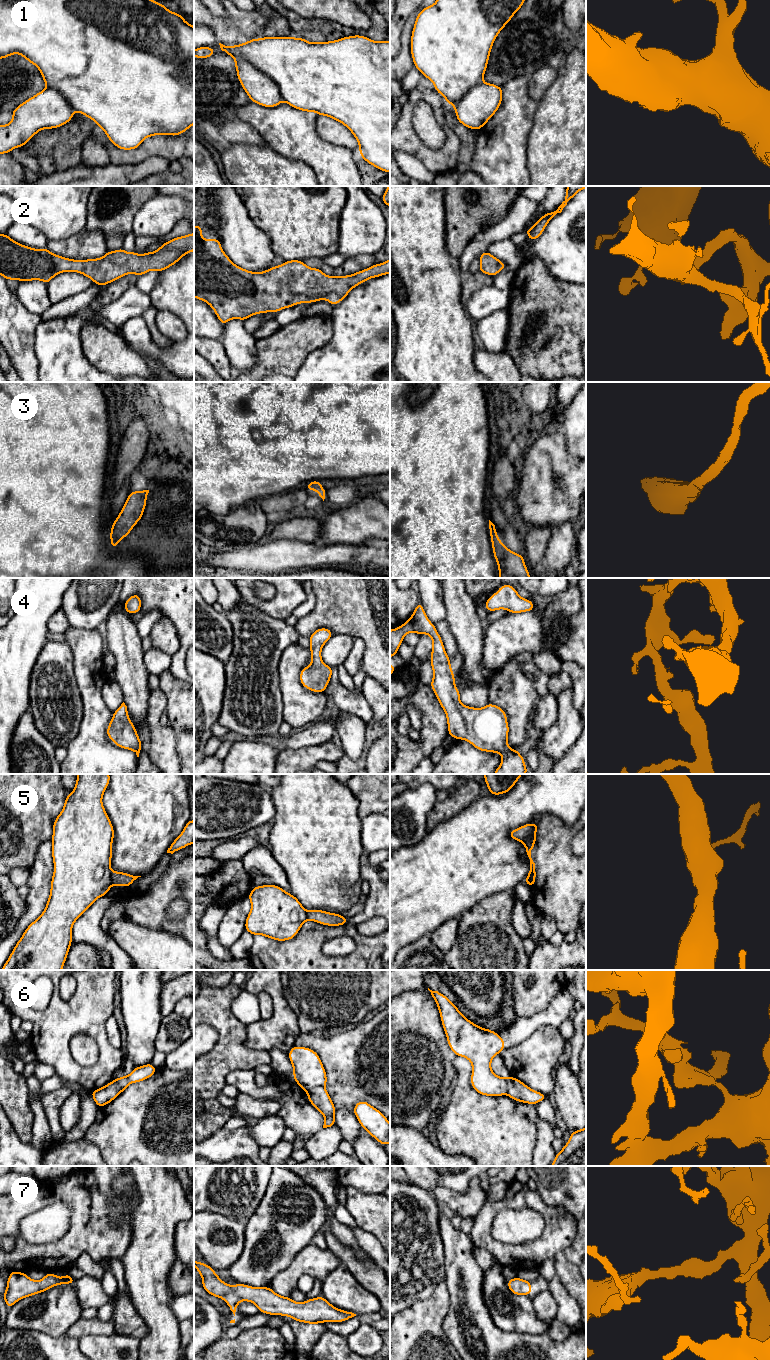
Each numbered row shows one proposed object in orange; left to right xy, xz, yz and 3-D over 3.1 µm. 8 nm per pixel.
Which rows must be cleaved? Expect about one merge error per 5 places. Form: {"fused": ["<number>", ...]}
{"fused": ["5", "6"]}

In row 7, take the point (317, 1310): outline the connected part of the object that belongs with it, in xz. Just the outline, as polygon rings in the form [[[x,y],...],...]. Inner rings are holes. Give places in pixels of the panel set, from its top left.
[[[194,1260],[194,1266],[202,1277],[202,1287],[207,1293],[222,1298],[235,1316],[241,1300],[254,1303],[259,1312],[269,1315],[289,1316],[294,1321],[307,1324],[323,1322],[344,1322],[356,1314],[337,1309],[324,1297],[294,1302],[290,1297],[276,1294],[271,1287],[252,1287],[236,1283],[234,1286],[223,1282],[212,1267]]]

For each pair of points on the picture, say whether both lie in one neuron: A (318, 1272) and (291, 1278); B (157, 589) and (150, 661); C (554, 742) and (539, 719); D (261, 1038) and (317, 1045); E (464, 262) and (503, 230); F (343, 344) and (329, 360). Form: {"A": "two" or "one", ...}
{"A": "one", "B": "two", "C": "two", "D": "two", "E": "one", "F": "one"}

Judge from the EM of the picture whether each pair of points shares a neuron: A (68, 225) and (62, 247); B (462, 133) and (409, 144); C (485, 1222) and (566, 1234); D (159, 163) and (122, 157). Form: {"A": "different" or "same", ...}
{"A": "different", "B": "different", "C": "same", "D": "different"}

